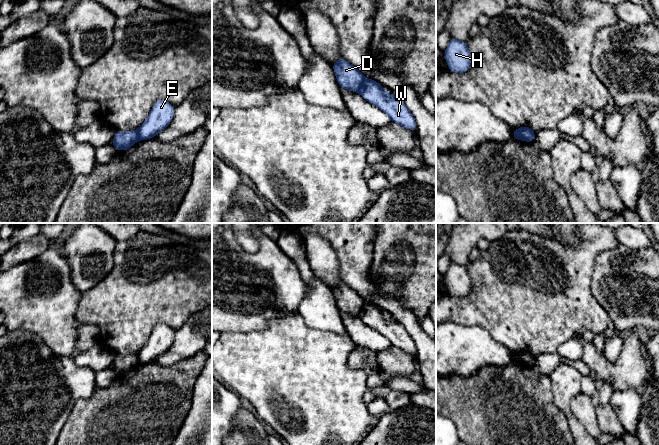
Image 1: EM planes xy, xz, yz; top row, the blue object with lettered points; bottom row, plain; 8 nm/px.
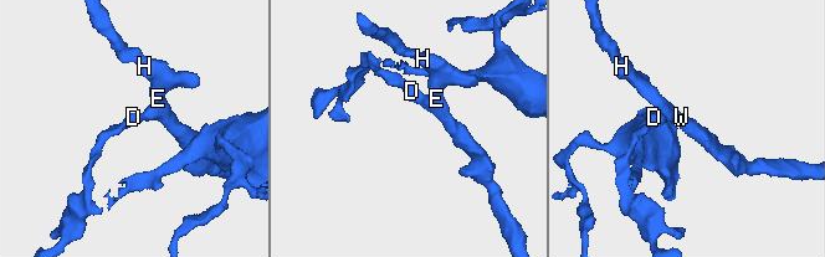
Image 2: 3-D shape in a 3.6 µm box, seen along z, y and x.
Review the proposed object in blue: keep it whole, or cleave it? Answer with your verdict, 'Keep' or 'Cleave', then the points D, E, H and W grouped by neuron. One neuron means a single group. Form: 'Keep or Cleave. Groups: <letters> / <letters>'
Cleave. Groups: D / E H W

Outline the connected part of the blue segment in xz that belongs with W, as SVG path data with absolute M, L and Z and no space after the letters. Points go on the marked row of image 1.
M365 79L358 93L369 103L381 109L394 123L416 132L416 120L404 102L396 95L385 92L373 79Z

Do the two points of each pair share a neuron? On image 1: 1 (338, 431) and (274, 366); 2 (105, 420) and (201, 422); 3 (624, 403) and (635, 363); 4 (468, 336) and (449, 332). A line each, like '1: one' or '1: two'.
1: one
2: two
3: two
4: one

